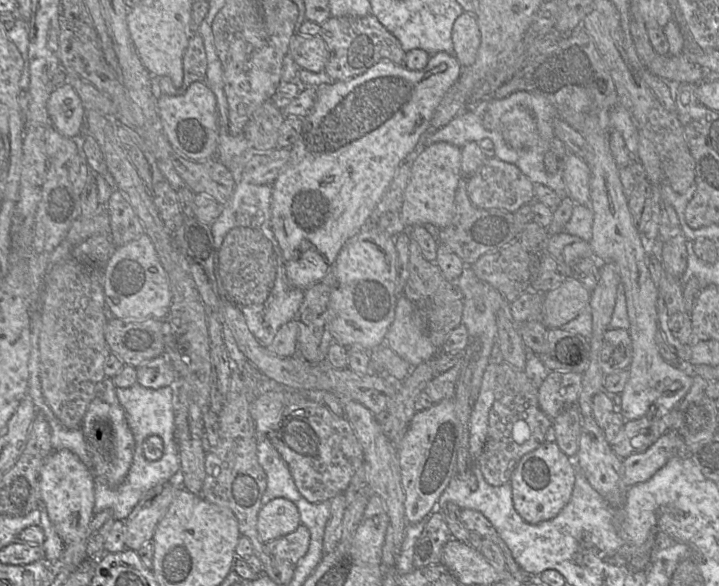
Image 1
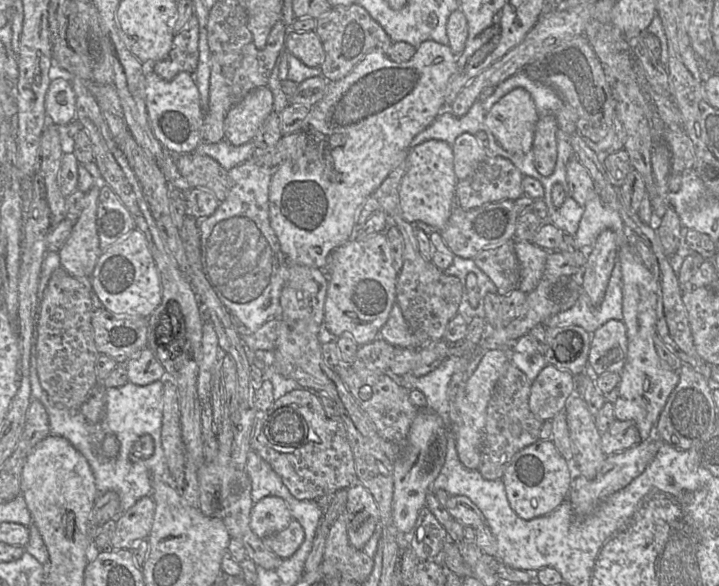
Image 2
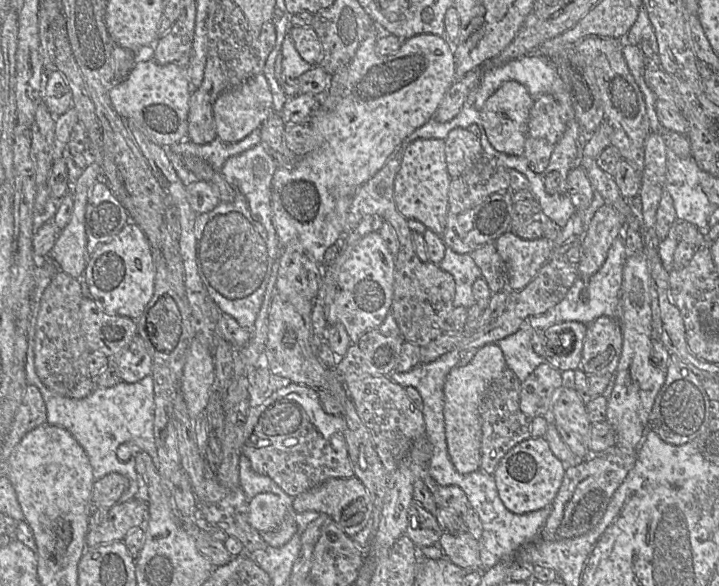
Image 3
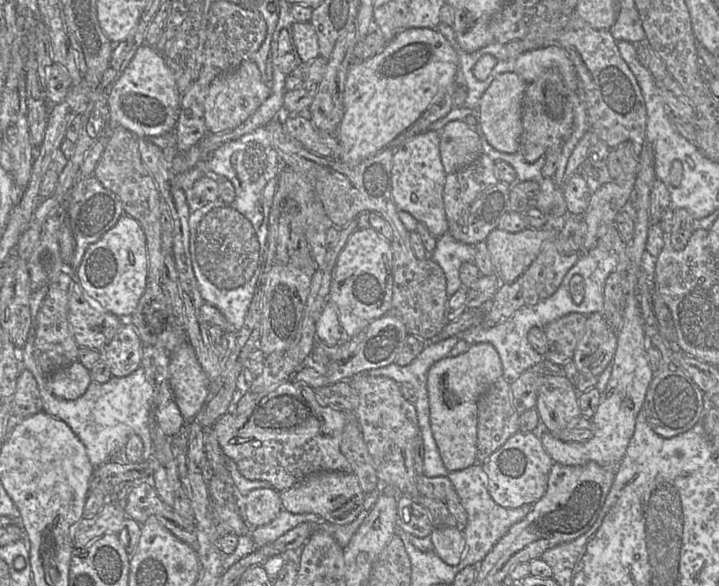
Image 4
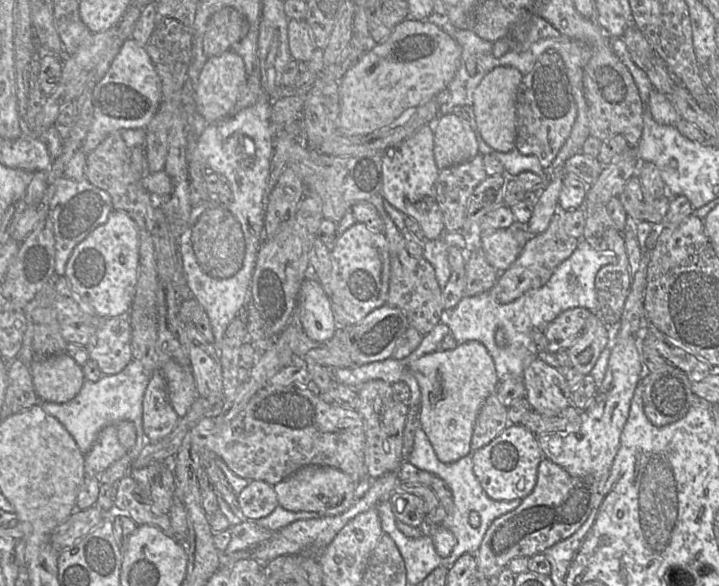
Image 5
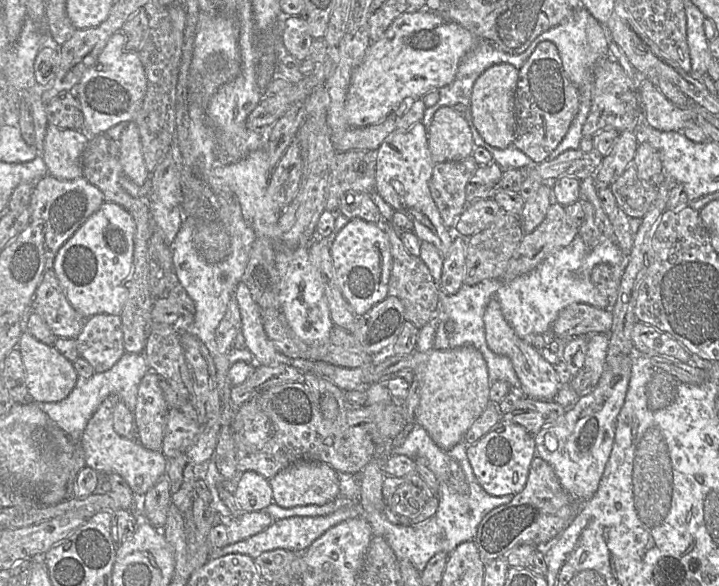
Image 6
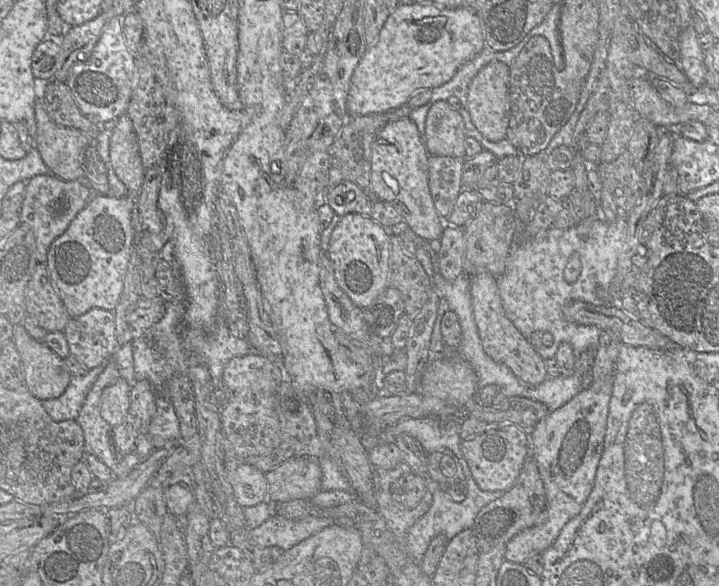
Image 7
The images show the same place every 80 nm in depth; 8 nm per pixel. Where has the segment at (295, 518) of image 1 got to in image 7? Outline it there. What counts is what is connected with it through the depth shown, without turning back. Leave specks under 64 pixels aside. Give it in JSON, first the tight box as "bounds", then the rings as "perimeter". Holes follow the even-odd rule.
{"bounds":[230,462,269,508],"perimeter":[[[246,462],[238,464],[230,483],[233,497],[243,508],[269,501],[269,484],[265,473]]]}

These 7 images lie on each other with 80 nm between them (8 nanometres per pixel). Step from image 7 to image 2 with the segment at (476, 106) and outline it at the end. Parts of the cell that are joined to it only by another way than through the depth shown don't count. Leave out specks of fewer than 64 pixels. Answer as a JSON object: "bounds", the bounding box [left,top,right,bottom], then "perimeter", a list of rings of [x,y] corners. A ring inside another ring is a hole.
{"bounds":[485,88,538,155],"perimeter":[[[515,88],[485,114],[485,124],[503,149],[523,155],[532,149],[538,117],[531,95]]]}

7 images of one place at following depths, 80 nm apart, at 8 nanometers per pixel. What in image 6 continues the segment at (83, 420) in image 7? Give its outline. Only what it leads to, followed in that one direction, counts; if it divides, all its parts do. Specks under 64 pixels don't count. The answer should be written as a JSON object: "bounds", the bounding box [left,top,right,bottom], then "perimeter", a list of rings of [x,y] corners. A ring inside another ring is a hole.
{"bounds":[80,397,170,495],"perimeter":[[[111,397],[103,401],[90,418],[80,439],[85,456],[85,465],[99,474],[117,473],[138,495],[144,495],[162,477],[166,476],[170,459],[161,451],[145,449],[133,438],[120,436],[114,429],[112,407],[116,401]]]}

